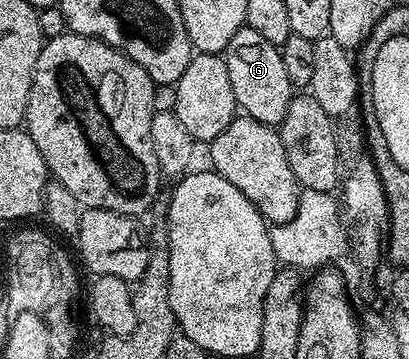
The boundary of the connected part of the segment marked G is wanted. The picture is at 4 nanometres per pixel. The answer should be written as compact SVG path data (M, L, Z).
M246 25L239 29L239 33L235 33L235 37L231 37L225 46L223 58L227 73L231 73L231 90L235 92L238 108L269 127L280 125L287 113L287 105L295 94L291 77L287 77L287 69L283 66L280 47Z

